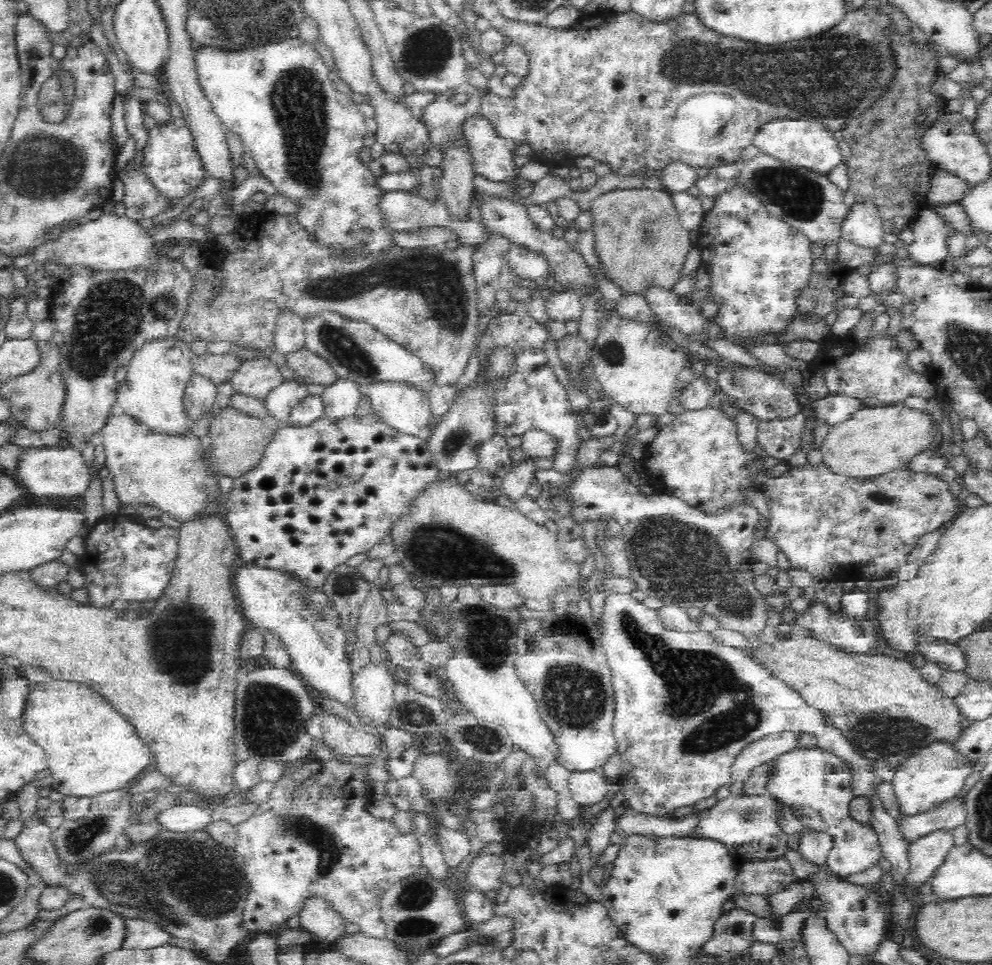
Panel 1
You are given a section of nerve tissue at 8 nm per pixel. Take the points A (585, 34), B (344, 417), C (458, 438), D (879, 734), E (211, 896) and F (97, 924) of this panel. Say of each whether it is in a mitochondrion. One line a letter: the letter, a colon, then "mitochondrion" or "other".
A: other
B: other
C: mitochondrion
D: mitochondrion
E: mitochondrion
F: mitochondrion

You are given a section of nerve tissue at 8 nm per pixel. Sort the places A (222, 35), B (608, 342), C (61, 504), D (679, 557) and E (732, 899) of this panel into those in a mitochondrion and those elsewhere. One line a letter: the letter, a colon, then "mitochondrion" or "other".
A: mitochondrion
B: mitochondrion
C: other
D: mitochondrion
E: other

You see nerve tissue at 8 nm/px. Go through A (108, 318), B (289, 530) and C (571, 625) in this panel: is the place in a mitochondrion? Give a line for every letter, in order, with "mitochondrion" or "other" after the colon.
A: mitochondrion
B: other
C: other

